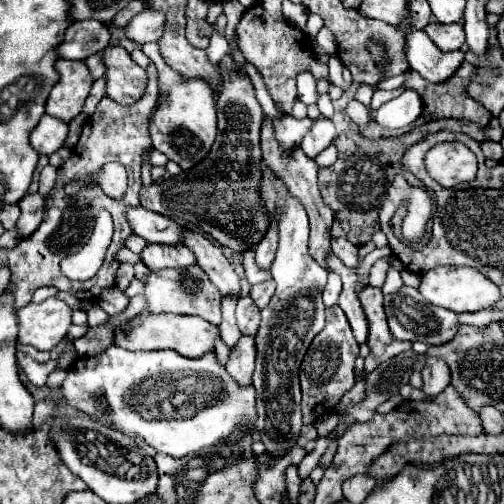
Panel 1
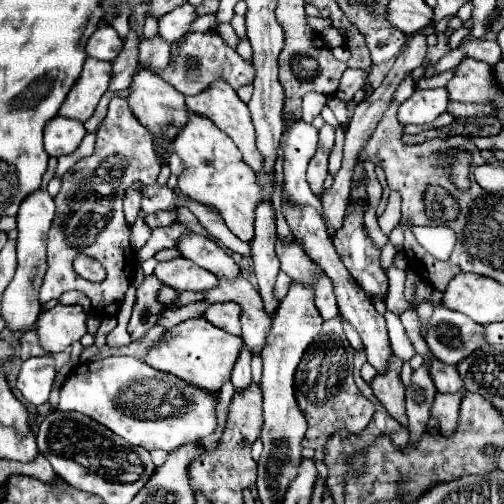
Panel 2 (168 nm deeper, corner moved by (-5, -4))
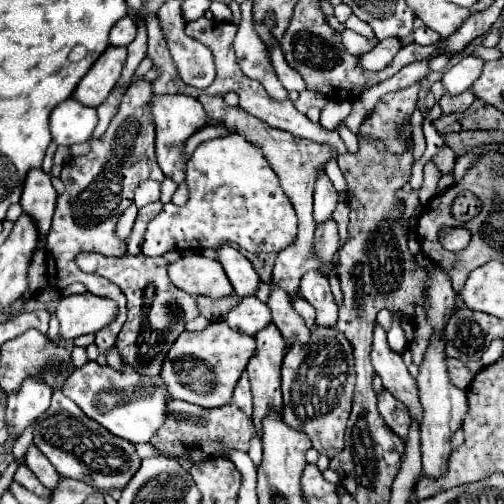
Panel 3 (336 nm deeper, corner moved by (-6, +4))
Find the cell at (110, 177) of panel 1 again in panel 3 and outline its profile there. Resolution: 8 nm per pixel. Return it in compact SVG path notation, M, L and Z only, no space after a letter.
M132 204L132 206L130 206L130 208L126 208L126 210L124 210L124 214L120 216L118 226L116 226L116 230L118 230L118 236L120 236L120 238L126 238L126 236L130 234L130 230L132 230L132 226L134 226L134 220L136 220L136 212L138 212L138 208Z

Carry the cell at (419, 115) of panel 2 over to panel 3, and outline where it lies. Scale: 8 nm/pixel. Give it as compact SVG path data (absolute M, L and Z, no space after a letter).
M466 56L460 62L456 62L442 78L444 94L456 96L456 94L468 90L470 84L480 76L482 64L484 64L484 60L478 60L478 58L472 58L472 56Z

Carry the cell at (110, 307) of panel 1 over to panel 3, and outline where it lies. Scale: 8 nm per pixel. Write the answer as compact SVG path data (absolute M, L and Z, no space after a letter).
M80 252L76 256L76 264L80 266L80 270L98 274L120 286L120 290L128 300L128 320L124 322L116 340L122 360L138 368L138 372L156 376L160 372L162 360L166 358L170 344L184 330L184 324L198 316L196 300L190 294L182 292L180 288L174 288L166 272L168 262L162 258L150 258L144 254L138 256L126 254L122 258L108 258L96 252Z

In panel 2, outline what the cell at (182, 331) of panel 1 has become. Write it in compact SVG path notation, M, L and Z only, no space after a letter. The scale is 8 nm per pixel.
M191 318L177 324L149 354L145 362L161 372L169 372L187 384L193 384L201 390L213 392L213 396L221 394L221 386L231 378L233 364L241 352L241 338L227 334L225 330L209 324L205 318Z

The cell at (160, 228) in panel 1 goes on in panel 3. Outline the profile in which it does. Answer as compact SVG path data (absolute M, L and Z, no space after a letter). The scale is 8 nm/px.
M222 244L222 246L214 248L214 252L218 254L216 260L222 264L228 280L234 286L234 292L242 298L244 296L254 296L254 290L260 284L260 278L258 278L256 270L252 268L250 260L244 258L236 248L232 248L228 244Z

